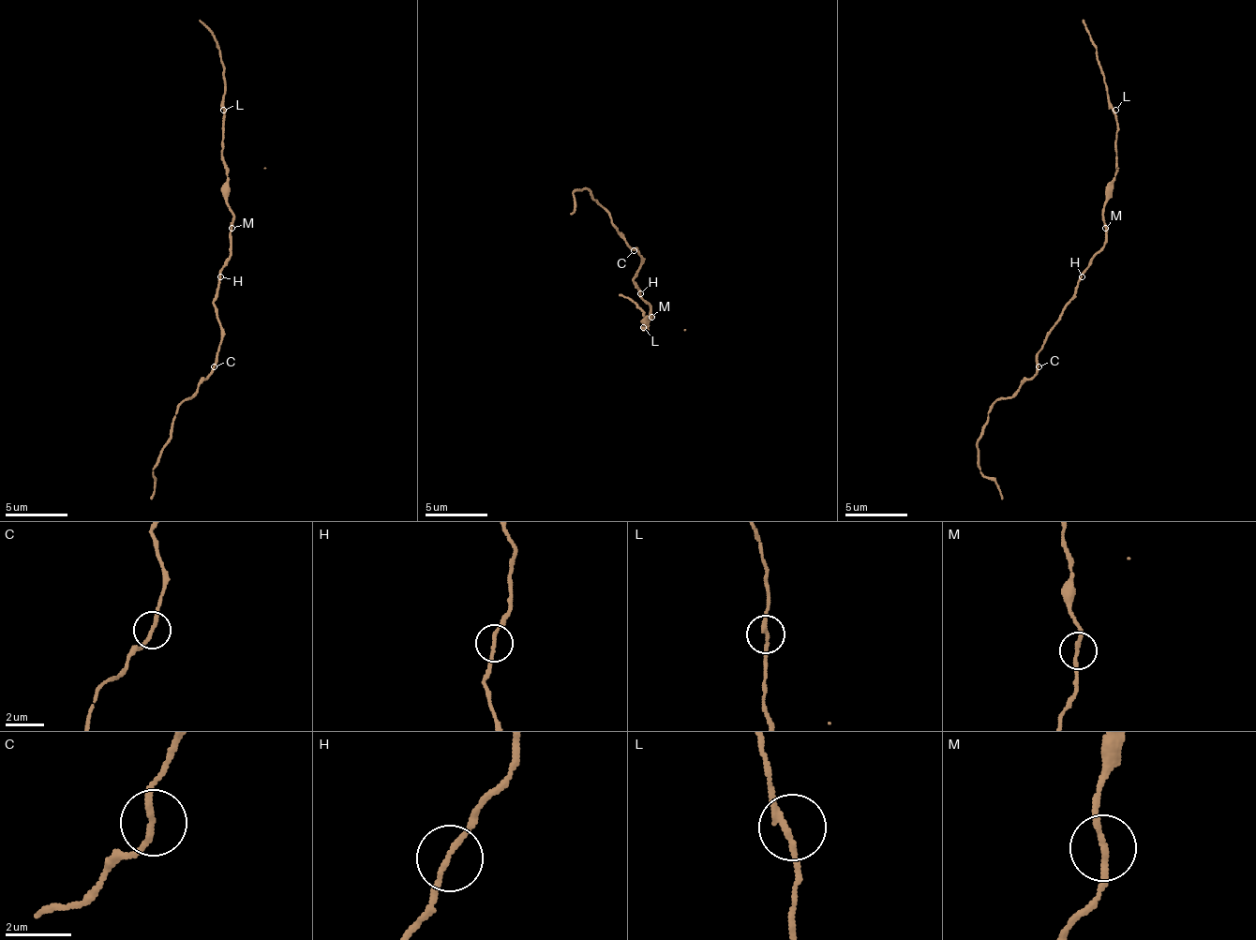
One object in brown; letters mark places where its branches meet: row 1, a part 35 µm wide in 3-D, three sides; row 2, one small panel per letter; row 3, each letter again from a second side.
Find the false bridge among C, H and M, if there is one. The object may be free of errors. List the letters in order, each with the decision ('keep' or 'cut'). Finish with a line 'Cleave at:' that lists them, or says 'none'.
C: keep
H: keep
M: cut
Cleave at: M

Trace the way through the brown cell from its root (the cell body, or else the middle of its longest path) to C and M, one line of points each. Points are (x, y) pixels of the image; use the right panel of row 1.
C: (1079, 276), (1075, 295), (1039, 354), (1039, 366)
M: (1079, 276), (1087, 261), (1103, 246), (1106, 228)

